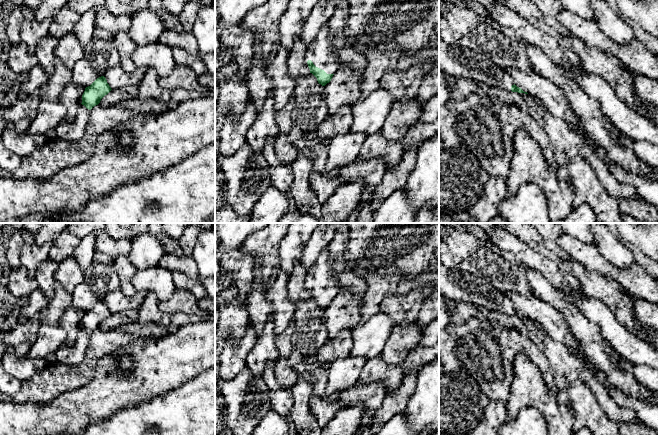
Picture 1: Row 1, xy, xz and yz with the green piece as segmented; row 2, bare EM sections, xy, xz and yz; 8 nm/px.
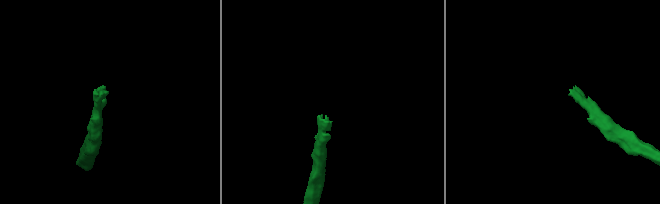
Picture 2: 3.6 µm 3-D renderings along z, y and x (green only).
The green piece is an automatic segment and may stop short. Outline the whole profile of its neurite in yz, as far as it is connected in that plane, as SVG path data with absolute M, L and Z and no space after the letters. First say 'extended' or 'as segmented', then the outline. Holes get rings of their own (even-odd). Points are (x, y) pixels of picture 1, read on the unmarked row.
extended; M439 260L439 293L454 303L464 302L478 307L485 307L489 313L498 312L507 315L525 317L514 308L512 301L487 280L475 276L469 272L451 269Z

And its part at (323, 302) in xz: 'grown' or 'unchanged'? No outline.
grown

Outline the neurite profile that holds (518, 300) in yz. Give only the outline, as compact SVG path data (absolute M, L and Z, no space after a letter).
M504 293L514 308L524 316L538 322L554 341L563 343L570 351L582 348L579 340L571 333L563 315L547 303L518 293Z

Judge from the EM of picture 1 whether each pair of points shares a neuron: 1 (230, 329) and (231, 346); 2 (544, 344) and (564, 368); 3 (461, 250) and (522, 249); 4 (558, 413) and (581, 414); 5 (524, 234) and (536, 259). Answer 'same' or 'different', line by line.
1: different
2: same
3: different
4: different
5: different

